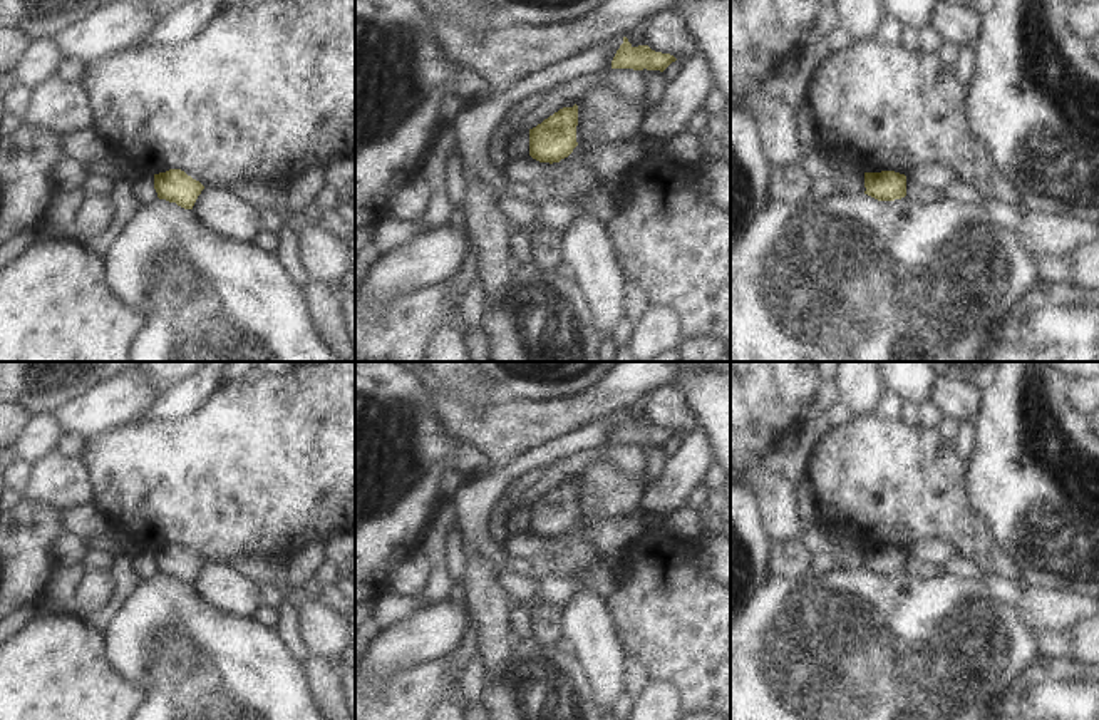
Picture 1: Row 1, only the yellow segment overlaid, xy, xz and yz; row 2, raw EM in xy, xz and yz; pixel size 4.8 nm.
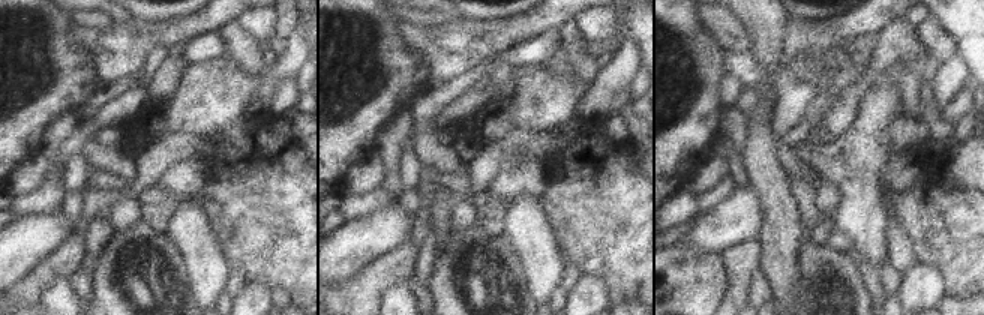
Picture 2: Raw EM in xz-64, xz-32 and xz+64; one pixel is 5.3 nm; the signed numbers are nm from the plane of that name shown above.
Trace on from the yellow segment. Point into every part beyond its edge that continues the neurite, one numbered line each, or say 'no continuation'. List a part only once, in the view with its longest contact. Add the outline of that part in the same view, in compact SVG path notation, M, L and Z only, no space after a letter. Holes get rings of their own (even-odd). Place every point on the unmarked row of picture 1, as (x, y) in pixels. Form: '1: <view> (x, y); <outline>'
no continuation

